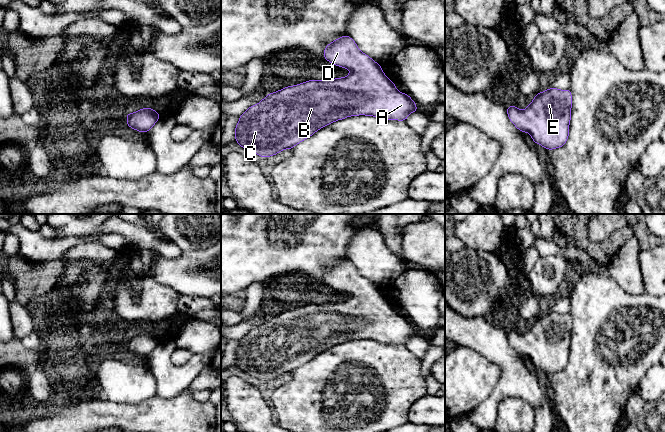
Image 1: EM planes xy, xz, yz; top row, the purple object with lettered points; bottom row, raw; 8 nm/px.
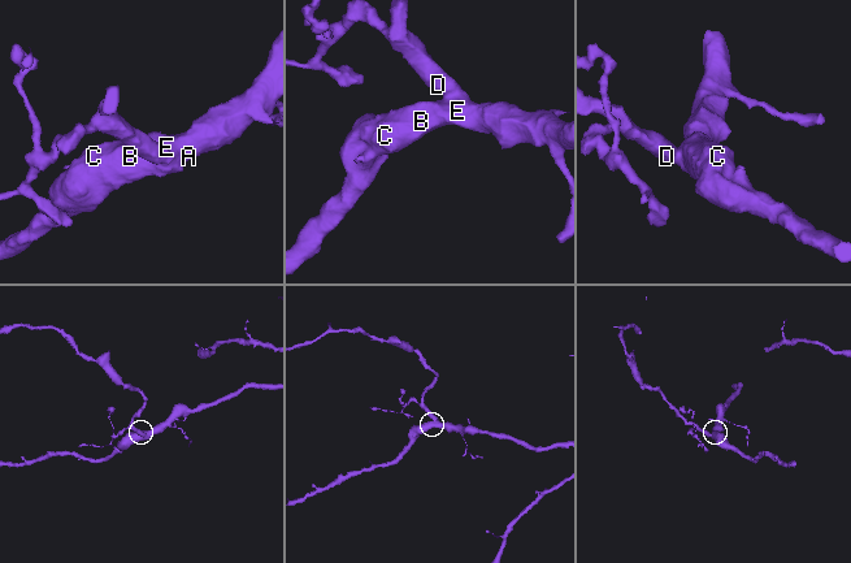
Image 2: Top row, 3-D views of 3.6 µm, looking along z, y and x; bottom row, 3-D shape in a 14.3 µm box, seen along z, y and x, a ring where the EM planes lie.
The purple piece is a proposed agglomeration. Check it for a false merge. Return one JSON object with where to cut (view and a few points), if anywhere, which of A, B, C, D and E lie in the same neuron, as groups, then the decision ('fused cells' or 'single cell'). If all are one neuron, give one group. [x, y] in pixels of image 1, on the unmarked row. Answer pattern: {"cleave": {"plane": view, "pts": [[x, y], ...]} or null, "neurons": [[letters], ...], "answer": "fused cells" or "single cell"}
{"cleave": null, "neurons": [["A", "B", "C", "D", "E"]], "answer": "single cell"}

